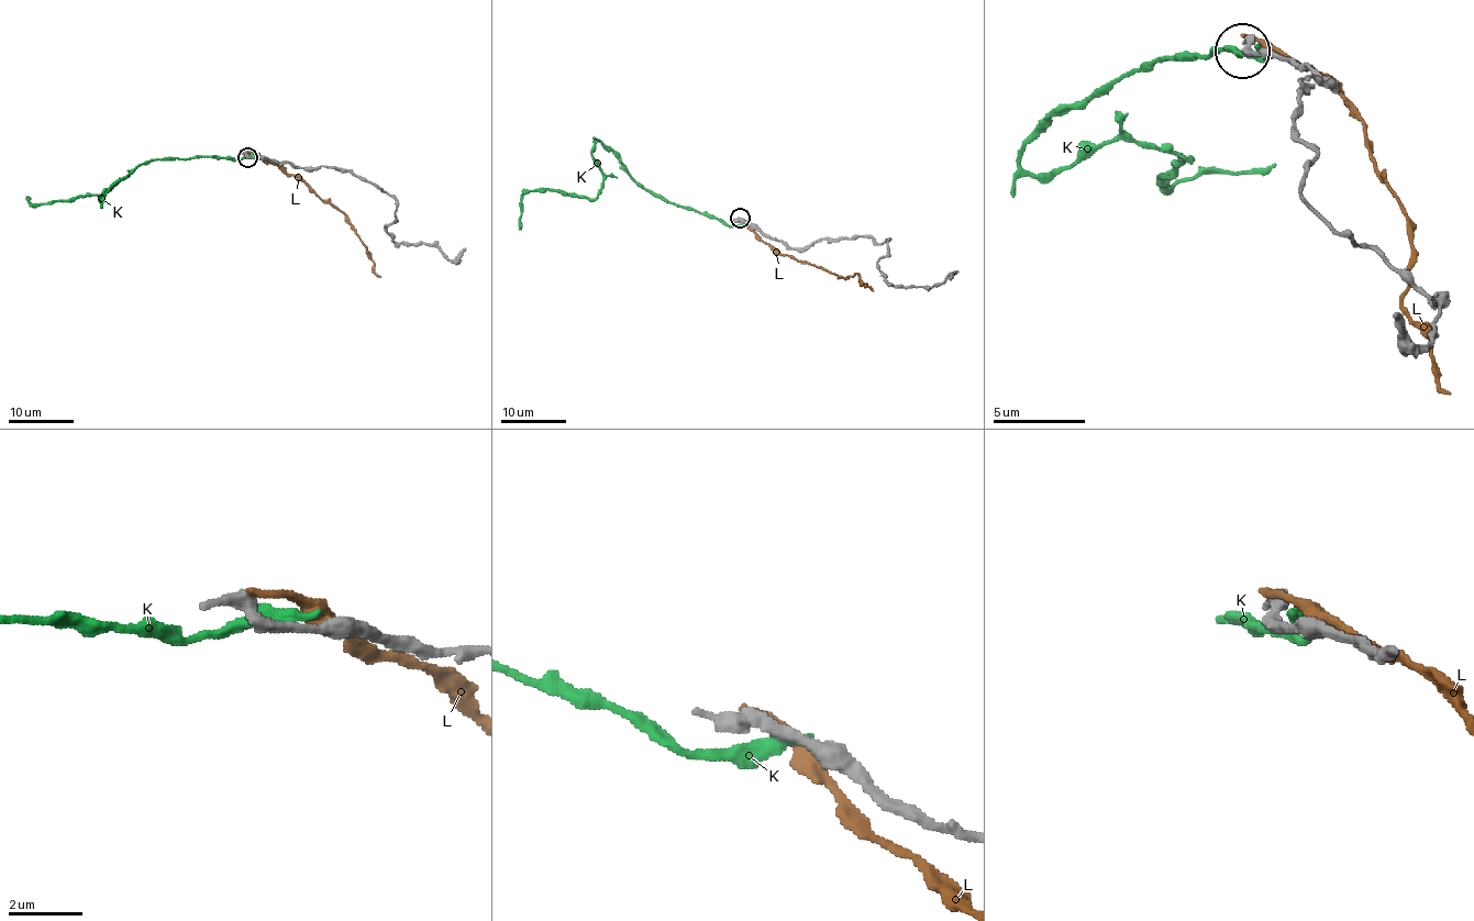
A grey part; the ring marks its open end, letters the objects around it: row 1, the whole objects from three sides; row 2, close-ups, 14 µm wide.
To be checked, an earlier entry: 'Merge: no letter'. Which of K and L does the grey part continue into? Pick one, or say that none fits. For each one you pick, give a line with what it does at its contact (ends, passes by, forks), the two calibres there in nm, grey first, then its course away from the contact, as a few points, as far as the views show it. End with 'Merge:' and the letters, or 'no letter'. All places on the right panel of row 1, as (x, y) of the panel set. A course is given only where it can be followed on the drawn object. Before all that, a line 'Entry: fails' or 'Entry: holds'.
Entry: holds
Merge: no letter

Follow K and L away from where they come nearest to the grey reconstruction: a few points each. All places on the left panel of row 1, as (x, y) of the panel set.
K: (253, 156), (144, 162), (123, 176), (101, 200), (109, 189), (101, 193), (34, 203), (26, 197)
L: (246, 152), (298, 176), (334, 204), (381, 276)

